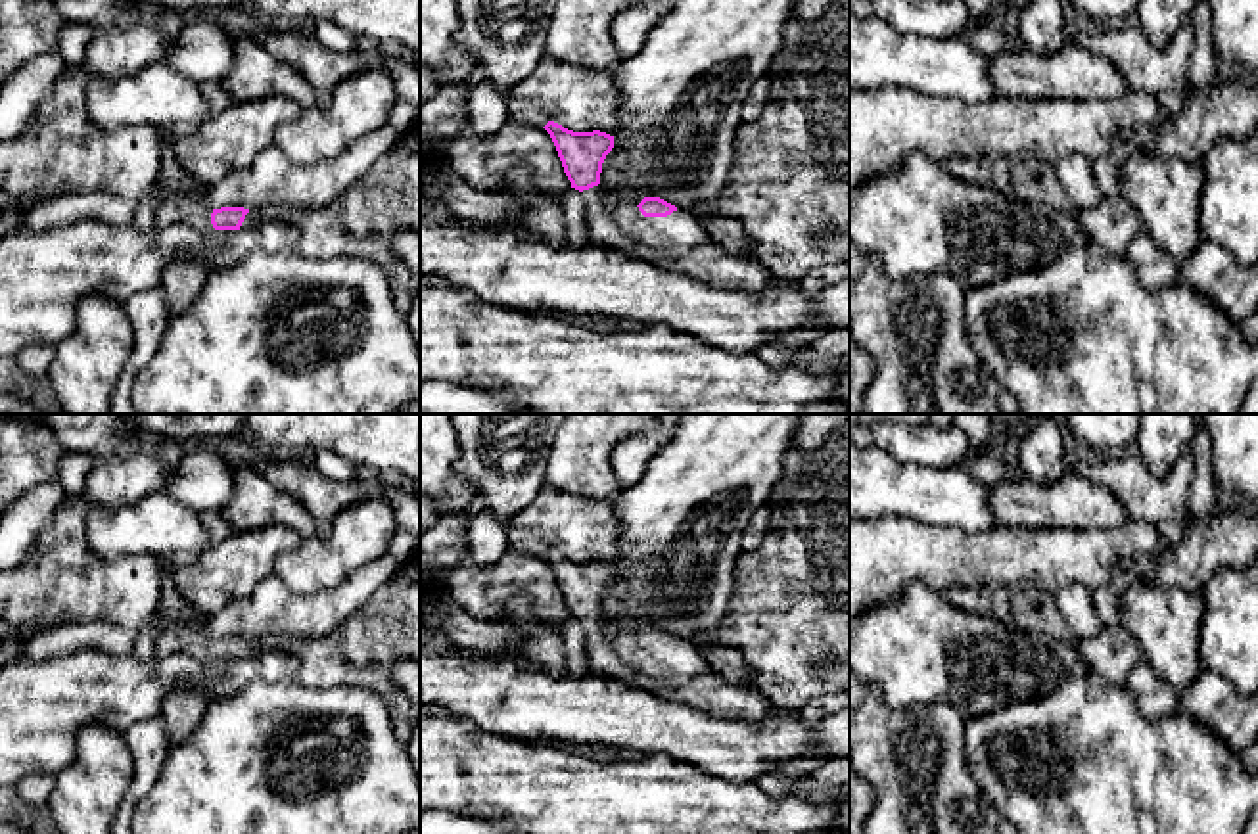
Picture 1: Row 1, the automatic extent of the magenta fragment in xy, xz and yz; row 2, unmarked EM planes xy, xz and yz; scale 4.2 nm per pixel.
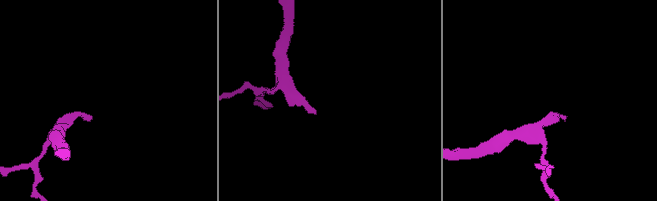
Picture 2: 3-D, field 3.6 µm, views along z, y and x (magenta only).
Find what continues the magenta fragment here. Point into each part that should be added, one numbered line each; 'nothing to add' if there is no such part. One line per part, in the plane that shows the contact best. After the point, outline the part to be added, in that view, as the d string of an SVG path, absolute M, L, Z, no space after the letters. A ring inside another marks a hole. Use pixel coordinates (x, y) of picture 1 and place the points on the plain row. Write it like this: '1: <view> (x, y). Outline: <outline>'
1: xz (677, 671). Outline: M598 615L581 623L593 675L752 723L761 723L775 711L757 686L734 684L719 675L688 638L677 638L667 646L644 646L637 635L608 637Z

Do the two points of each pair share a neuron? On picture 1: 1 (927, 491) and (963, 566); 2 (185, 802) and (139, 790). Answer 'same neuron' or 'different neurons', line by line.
1: different neurons
2: different neurons

